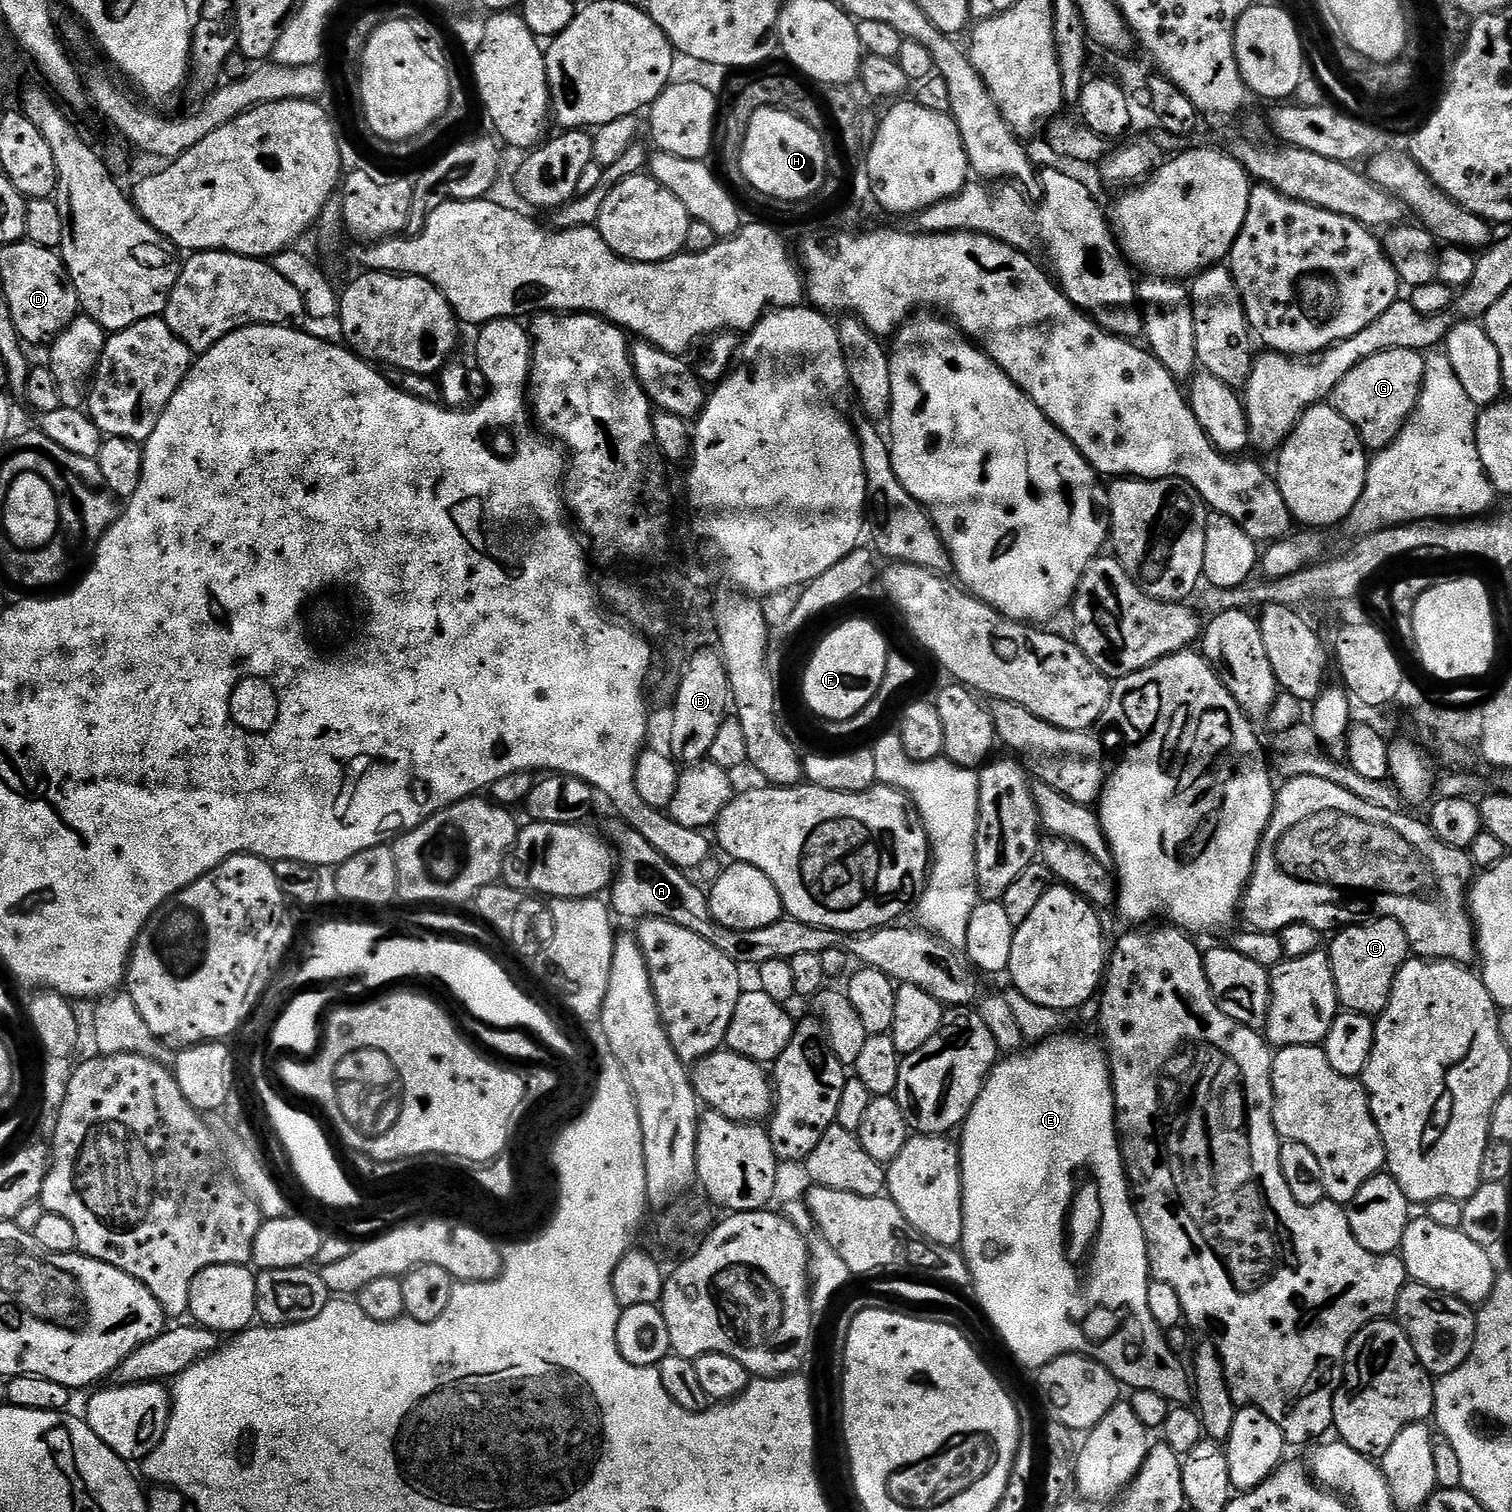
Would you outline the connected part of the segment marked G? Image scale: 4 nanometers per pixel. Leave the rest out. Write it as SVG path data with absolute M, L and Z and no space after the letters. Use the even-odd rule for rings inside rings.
M1386 350L1358 362L1358 366L1338 382L1330 403L1354 426L1365 449L1379 450L1398 438L1402 426L1416 409L1424 381L1424 362L1425 357L1414 350Z

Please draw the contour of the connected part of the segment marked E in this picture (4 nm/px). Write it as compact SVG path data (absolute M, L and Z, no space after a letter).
M1055 1034L1049 1036L1048 1039L1039 1043L1033 1043L1031 1046L1025 1047L1023 1050L1015 1054L1008 1054L997 1063L992 1069L992 1074L988 1081L985 1082L983 1090L978 1094L978 1102L974 1102L974 1106L970 1110L968 1119L962 1125L962 1131L958 1136L960 1146L960 1173L962 1174L962 1214L964 1215L964 1225L962 1226L962 1238L959 1247L962 1249L968 1269L972 1275L971 1288L977 1292L980 1302L984 1303L984 1308L988 1308L991 1320L996 1320L1000 1332L1004 1332L1006 1343L1012 1344L1015 1352L1020 1352L1020 1360L1028 1360L1028 1364L1041 1364L1044 1368L1050 1361L1059 1356L1065 1356L1067 1352L1078 1352L1082 1356L1088 1356L1092 1360L1104 1364L1114 1374L1114 1378L1120 1381L1121 1385L1127 1386L1129 1389L1135 1390L1154 1390L1154 1394L1162 1394L1162 1398L1166 1398L1173 1405L1184 1406L1193 1399L1194 1388L1190 1383L1190 1372L1184 1369L1184 1364L1179 1355L1170 1350L1168 1345L1168 1337L1154 1322L1154 1314L1150 1314L1150 1306L1146 1299L1146 1290L1150 1283L1150 1269L1148 1267L1148 1243L1144 1237L1142 1230L1142 1222L1138 1222L1138 1214L1136 1213L1136 1205L1133 1201L1131 1191L1128 1186L1128 1174L1124 1171L1124 1155L1120 1152L1120 1138L1116 1131L1116 1103L1114 1102L1114 1094L1112 1093L1112 1071L1108 1068L1108 1053L1103 1047L1100 1048L1092 1040L1087 1040L1084 1036L1062 1036L1063 1034Z

